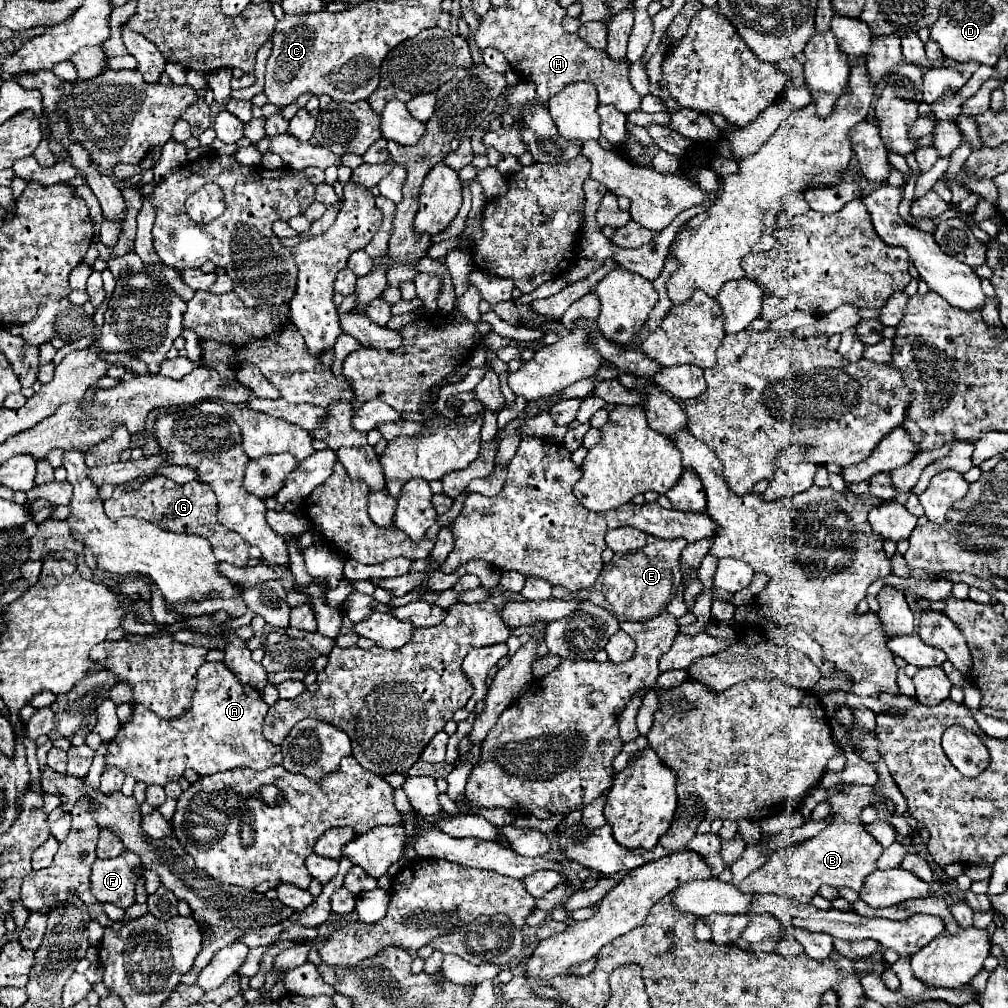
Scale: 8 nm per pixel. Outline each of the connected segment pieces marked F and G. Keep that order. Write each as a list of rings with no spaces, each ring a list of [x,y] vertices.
[[[130,851],[114,859],[96,859],[90,871],[90,891],[100,903],[114,903],[128,909],[136,903],[134,889],[142,875],[142,861]]]
[[[152,477],[136,491],[126,491],[126,487],[128,485],[118,485],[114,489],[114,495],[104,503],[104,513],[108,513],[110,521],[118,521],[120,517],[132,515],[132,517],[142,517],[166,531],[196,533],[210,541],[210,545],[216,549],[214,555],[218,561],[232,563],[236,567],[246,565],[250,545],[238,533],[228,531],[224,525],[216,521],[216,495],[212,493],[212,489],[208,489],[208,485],[200,485],[200,481],[192,481],[180,487],[166,477]]]

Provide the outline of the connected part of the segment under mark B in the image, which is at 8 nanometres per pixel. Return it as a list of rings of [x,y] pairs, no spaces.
[[[844,785],[844,789],[826,799],[830,803],[832,823],[820,831],[816,837],[806,839],[794,847],[774,851],[768,861],[752,871],[738,889],[744,893],[780,893],[784,897],[794,897],[802,903],[810,903],[822,883],[830,887],[850,887],[860,891],[864,885],[864,877],[876,869],[876,861],[882,853],[882,845],[864,829],[860,819],[862,809],[868,805],[876,805],[880,795],[876,787],[868,785]]]

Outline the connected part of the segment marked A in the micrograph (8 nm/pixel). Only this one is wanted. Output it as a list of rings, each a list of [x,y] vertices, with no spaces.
[[[204,663],[197,671],[192,707],[182,717],[162,719],[142,705],[132,705],[132,719],[108,741],[106,765],[116,765],[126,775],[146,785],[178,781],[184,769],[194,769],[202,777],[218,771],[232,771],[242,765],[262,771],[282,763],[280,747],[272,745],[262,735],[266,711],[268,705],[260,693],[250,685],[242,685],[224,663]]]

